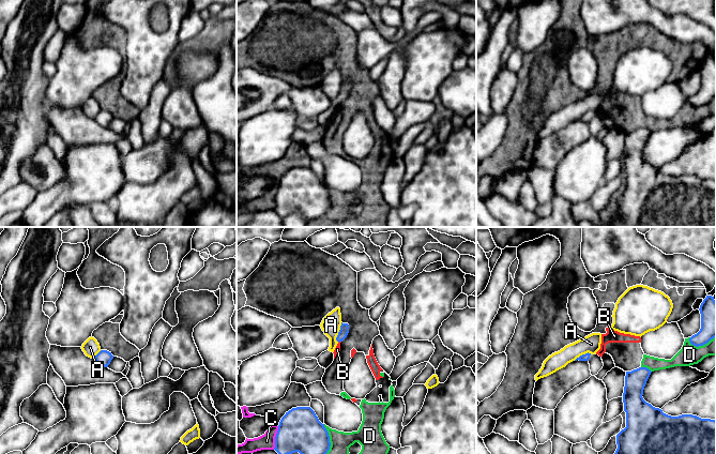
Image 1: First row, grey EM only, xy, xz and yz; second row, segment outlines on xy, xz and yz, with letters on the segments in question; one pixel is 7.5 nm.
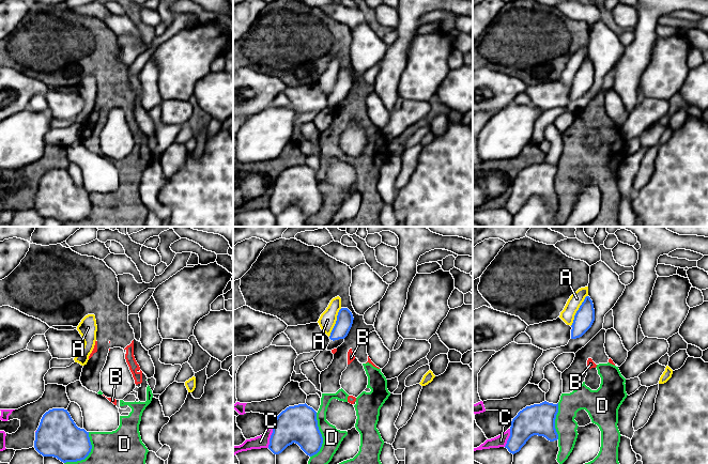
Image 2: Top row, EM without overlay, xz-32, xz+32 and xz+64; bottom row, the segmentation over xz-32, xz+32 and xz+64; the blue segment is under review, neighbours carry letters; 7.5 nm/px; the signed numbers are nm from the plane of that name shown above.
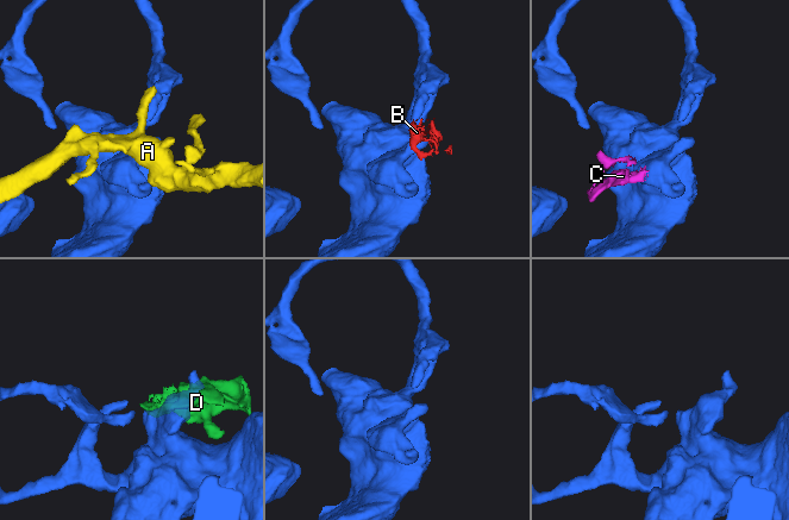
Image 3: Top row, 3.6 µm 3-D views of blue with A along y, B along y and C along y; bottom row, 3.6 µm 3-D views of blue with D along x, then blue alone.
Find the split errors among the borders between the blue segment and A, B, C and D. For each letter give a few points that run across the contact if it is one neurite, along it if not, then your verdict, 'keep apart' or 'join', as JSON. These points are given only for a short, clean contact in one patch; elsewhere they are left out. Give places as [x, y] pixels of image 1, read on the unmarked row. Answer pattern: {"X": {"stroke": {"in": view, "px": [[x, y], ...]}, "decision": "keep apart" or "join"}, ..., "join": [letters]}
{"A": {"decision": "keep apart"}, "B": {"stroke": {"in": "xz", "px": [[340, 101], [338, 103]]}, "decision": "keep apart"}, "C": {"stroke": {"in": "xz", "px": [[278, 186], [273, 209]]}, "decision": "keep apart"}, "D": {"decision": "keep apart"}, "join": []}

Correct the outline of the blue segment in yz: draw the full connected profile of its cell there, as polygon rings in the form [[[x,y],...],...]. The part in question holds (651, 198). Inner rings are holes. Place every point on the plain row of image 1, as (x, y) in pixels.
[[[646,127],[626,132],[623,153],[626,187],[616,195],[618,209],[607,224],[610,227],[716,227],[716,181],[692,175],[671,177],[646,163],[642,155],[651,133]]]

